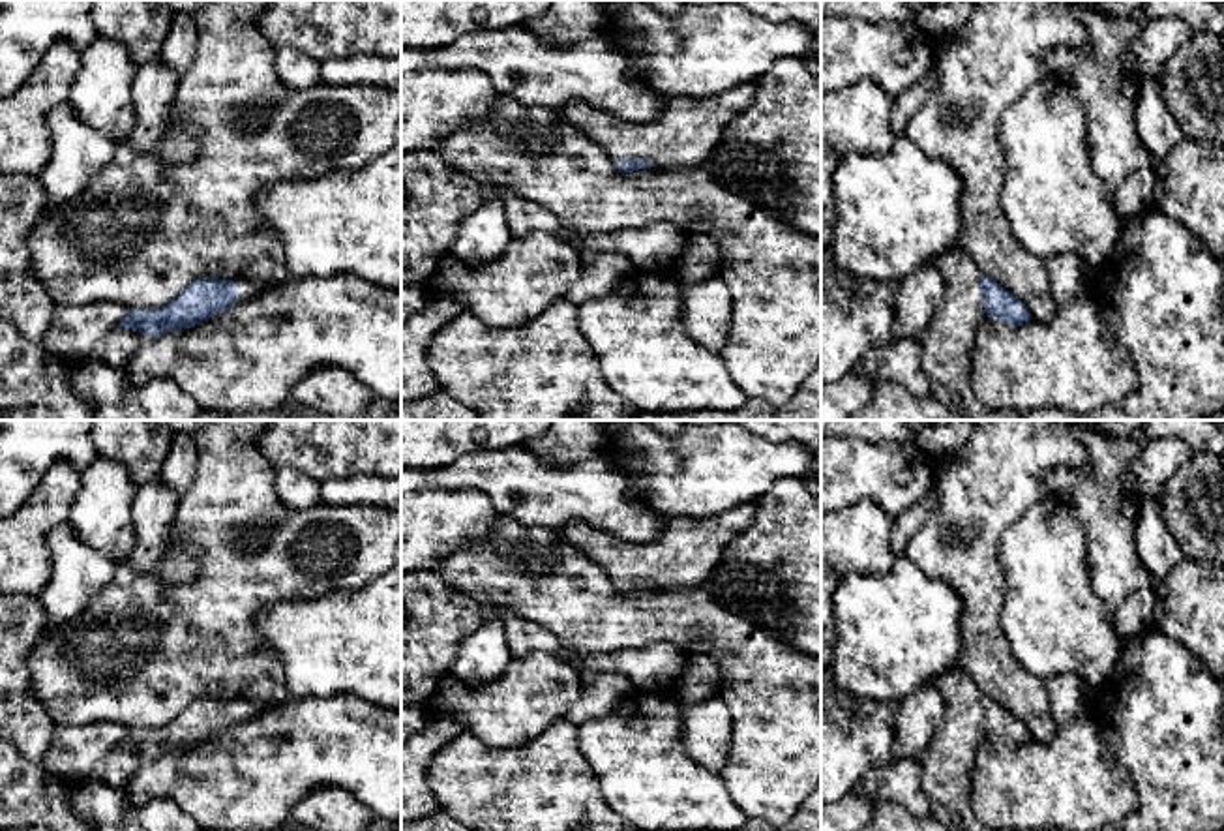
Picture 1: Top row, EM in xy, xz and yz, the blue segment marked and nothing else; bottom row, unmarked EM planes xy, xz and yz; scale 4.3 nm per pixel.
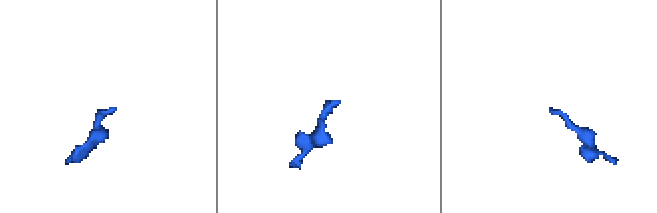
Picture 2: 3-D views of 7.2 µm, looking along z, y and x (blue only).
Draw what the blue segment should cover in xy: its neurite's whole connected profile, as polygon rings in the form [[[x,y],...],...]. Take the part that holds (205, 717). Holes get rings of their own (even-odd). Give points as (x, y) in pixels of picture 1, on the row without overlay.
[[[199,698],[161,728],[127,730],[120,747],[101,763],[97,777],[112,788],[124,788],[142,762],[191,748],[262,711],[257,700]]]

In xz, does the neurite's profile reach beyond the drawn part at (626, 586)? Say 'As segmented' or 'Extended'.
Extended

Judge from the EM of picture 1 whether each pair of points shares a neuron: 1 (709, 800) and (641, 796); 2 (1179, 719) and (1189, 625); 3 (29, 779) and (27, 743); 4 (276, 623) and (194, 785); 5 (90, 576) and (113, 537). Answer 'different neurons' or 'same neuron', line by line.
1: same neuron
2: different neurons
3: different neurons
4: different neurons
5: different neurons

